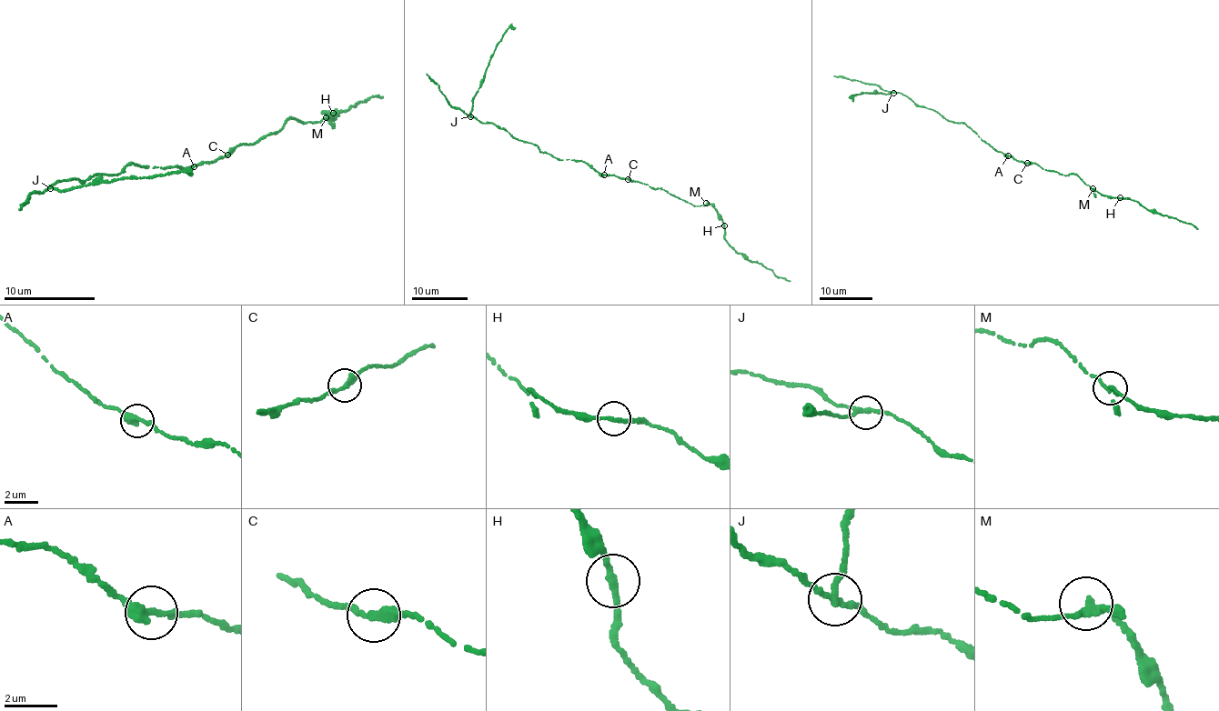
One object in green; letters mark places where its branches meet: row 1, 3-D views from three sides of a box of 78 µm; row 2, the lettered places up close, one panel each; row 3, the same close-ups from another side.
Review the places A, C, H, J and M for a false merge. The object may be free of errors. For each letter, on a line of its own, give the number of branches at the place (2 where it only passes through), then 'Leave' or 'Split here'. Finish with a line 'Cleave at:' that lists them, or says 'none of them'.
A: Branches: 2. Leave
C: Branches: 2. Leave
H: Branches: 2. Leave
J: Branches: 3. Split here
M: Branches: 3. Leave
Cleave at: J

